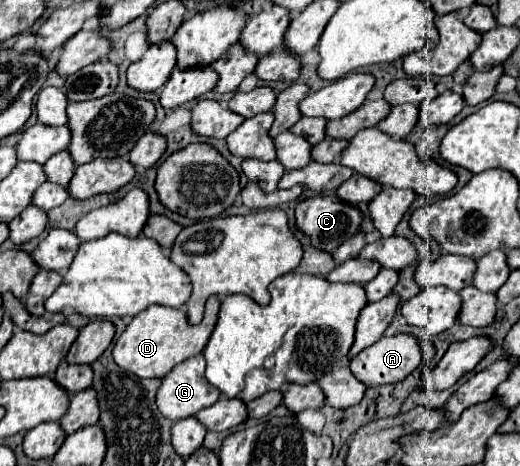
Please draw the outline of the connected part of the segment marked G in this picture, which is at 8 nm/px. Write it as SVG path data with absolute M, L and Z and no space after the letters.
M199 353L195 357L185 359L177 367L173 367L173 371L169 375L163 377L163 383L161 383L159 393L157 393L157 407L165 417L179 421L179 419L185 419L185 417L193 417L201 409L213 405L219 399L219 395L221 395L219 389L209 385L207 379L205 379L205 357Z

